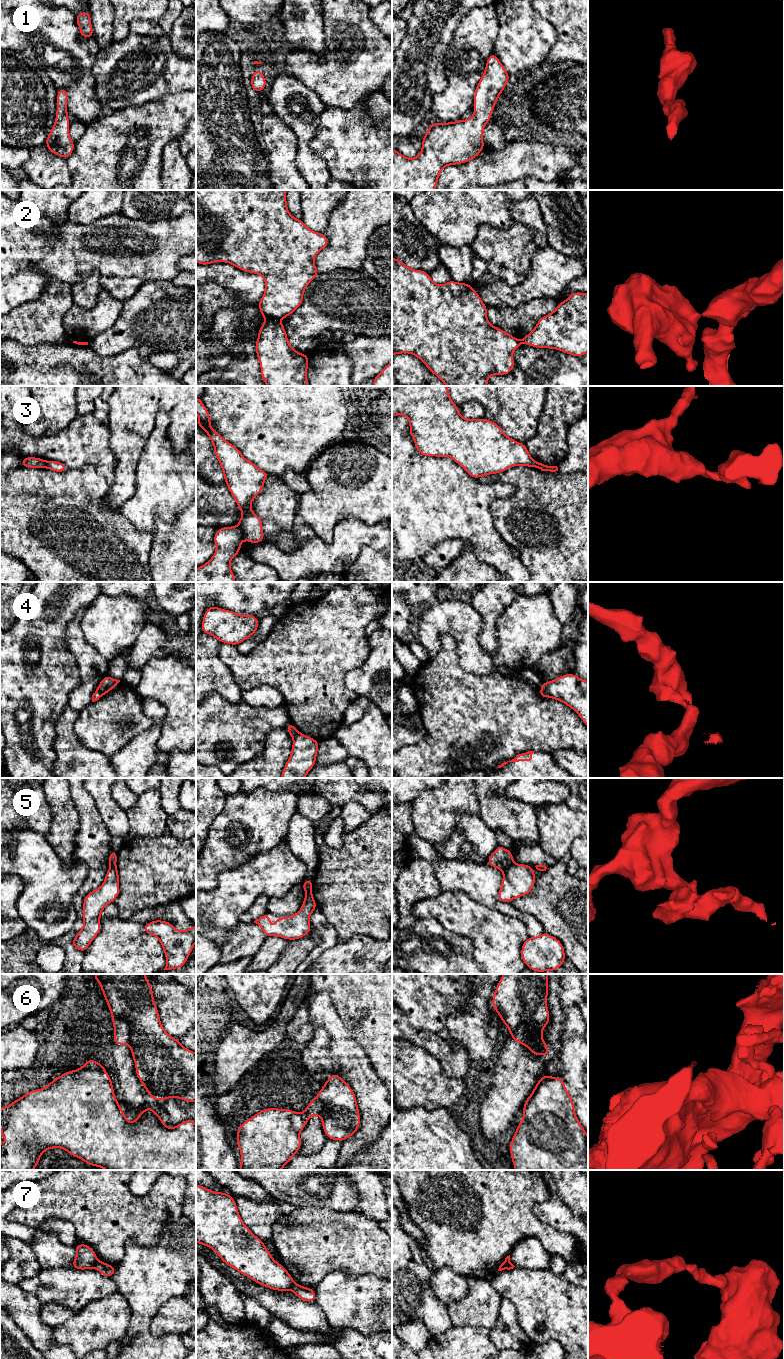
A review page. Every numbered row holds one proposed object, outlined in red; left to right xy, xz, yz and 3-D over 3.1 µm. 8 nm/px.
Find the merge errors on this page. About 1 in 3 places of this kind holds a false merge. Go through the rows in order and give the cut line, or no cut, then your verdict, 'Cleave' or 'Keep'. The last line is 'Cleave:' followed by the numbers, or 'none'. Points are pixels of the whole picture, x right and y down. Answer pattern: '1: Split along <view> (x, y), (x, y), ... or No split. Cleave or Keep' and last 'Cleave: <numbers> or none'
1: No split. Keep
2: Split along xz (269, 319), (272, 320). Cleave
3: Split along xz (238, 526), (244, 537). Cleave
4: Split along xz (298, 732), (293, 738). Cleave
5: Split along yz (513, 863), (503, 871). Cleave
6: Split along yz (538, 1031), (531, 1030), (524, 1023), (521, 1023), (510, 1033). Cleave
7: Split along xy (98, 1261), (94, 1267). Cleave
Cleave: 2, 3, 4, 5, 6, 7

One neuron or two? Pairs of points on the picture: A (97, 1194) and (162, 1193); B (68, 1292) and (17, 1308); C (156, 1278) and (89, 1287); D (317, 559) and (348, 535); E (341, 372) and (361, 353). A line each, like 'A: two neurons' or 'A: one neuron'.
A: one neuron
B: two neurons
C: two neurons
D: one neuron
E: two neurons

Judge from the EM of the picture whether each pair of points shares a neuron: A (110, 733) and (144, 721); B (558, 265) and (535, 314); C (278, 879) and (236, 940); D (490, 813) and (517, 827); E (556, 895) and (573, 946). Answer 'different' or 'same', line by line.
A: same
B: different
C: different
D: same
E: same

